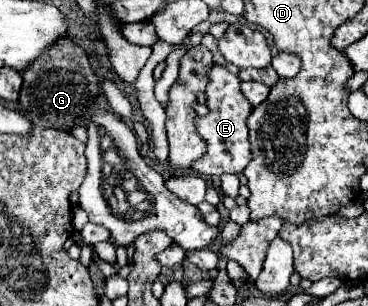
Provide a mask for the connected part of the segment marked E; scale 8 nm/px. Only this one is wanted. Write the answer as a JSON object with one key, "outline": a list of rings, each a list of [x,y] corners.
{"outline":[[[214,64],[210,70],[210,82],[206,86],[206,96],[208,102],[206,106],[210,108],[210,114],[200,118],[198,116],[198,132],[200,136],[208,142],[208,152],[194,162],[194,170],[206,174],[206,176],[220,176],[220,174],[236,174],[246,168],[250,162],[250,144],[248,144],[248,128],[246,128],[246,118],[252,112],[250,102],[244,98],[240,92],[240,78],[234,76],[230,70],[224,66]]]}

